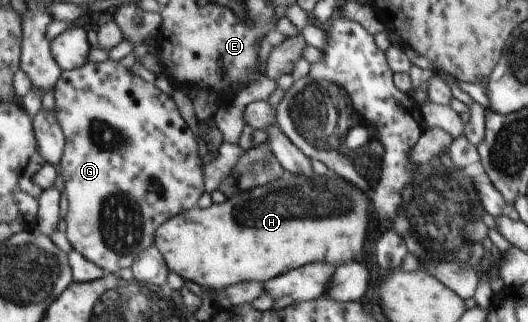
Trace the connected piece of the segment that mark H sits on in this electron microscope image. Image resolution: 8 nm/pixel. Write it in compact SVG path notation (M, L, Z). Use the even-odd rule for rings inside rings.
M327 171L326 175L306 178L286 172L281 178L237 192L221 203L207 208L194 207L169 218L158 227L153 245L160 251L168 271L179 275L184 282L199 284L209 291L221 291L239 282L267 281L305 266L309 261L327 261L335 267L341 266L341 261L353 259L359 253L367 215L369 200L366 195L335 173Z

